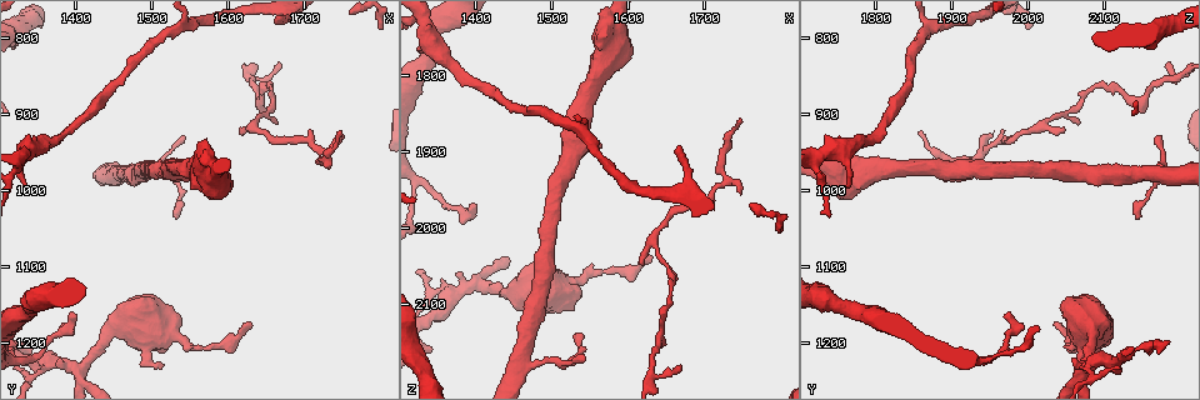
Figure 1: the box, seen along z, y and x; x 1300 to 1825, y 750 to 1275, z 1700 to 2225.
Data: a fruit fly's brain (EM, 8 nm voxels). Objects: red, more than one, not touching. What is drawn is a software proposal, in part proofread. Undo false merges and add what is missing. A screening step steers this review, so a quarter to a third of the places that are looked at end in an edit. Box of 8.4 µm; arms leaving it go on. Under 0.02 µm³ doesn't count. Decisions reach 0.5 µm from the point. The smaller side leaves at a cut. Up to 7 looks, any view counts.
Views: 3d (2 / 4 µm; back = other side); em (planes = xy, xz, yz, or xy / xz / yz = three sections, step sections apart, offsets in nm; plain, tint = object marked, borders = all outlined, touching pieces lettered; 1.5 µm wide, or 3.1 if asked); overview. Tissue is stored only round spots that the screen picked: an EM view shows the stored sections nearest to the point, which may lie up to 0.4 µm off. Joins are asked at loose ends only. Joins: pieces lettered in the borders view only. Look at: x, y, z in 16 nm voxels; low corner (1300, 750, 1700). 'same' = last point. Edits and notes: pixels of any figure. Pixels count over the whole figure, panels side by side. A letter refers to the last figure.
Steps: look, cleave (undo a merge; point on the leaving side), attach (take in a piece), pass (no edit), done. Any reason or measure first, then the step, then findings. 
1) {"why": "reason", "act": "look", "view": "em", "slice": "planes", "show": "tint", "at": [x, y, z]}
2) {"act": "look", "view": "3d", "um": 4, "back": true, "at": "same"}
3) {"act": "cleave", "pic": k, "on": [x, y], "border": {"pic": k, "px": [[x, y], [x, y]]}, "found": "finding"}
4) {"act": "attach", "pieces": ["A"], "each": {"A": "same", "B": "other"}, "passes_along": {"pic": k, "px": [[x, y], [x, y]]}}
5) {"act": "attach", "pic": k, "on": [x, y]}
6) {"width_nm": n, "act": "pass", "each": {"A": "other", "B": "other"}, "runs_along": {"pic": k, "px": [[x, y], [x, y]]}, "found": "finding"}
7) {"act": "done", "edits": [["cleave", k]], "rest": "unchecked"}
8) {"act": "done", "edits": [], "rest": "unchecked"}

{"why": "sharp bend", "act": "look", "view": "em", "slice": "planes", "show": "borders", "at": [1640, 885, 2140]}

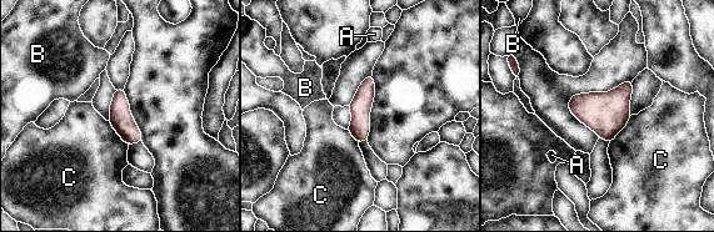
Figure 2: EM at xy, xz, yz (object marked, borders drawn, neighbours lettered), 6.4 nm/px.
{"longest_contact_nm": ["C", 240], "act": "pass", "each": {"A": "other", "B": "other", "C": "other"}, "border": {"pic": 2, "px": [[632, 115], [628, 124], [609, 144]]}, "found": "continuous, no second neuron"}

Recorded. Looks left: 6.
{"why": "a fork", "act": "look", "view": "3d", "um": 2, "back": true, "at": [1460, 980, 2175]}

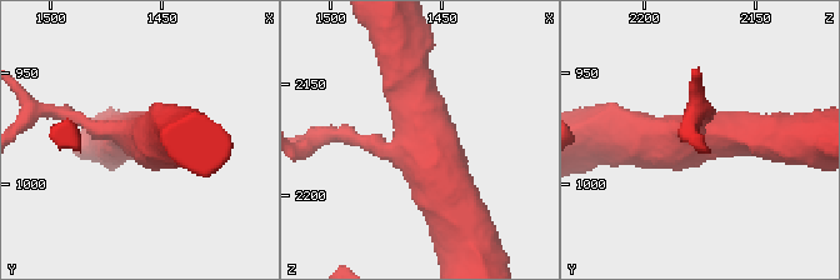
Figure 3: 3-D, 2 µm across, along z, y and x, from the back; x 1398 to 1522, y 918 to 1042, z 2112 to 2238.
{"arms": 3, "act": "look", "view": "em", "slice": "xy", "step": 4, "show": "tint", "at": [1460, 976, 2171]}

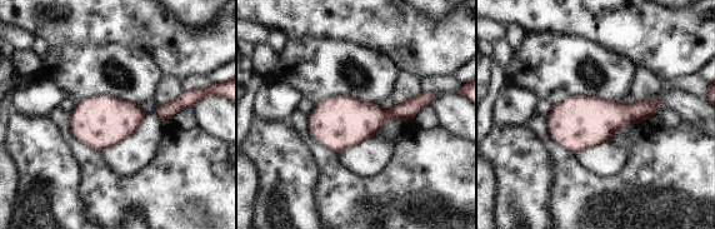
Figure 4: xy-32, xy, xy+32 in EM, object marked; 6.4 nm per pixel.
{"act": "look", "view": "em", "slice": "xy", "step": 4, "show": "borders", "at": "same"}

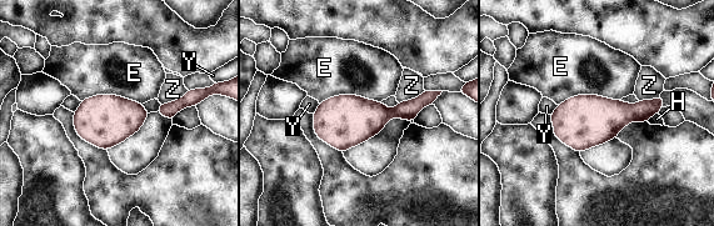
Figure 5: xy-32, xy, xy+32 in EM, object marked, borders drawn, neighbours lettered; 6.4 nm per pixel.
{"act": "pass", "each": {"E": "other", "H": "other", "Y": "other", "Z": "other"}, "found": "one neuron here"}

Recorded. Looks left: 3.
{"why": "sudden change in width", "act": "look", "view": "em", "slice": "yz", "step": 4, "show": "tint", "at": [1360, 1200, 1970]}

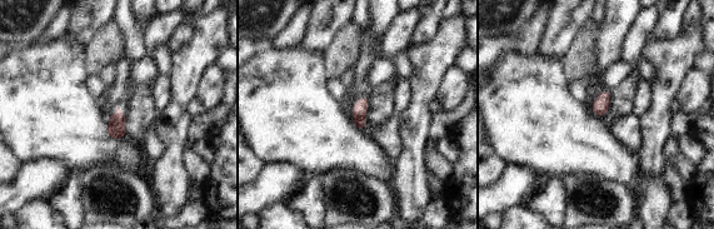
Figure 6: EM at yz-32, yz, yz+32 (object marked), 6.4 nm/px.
{"why": "another direction", "act": "look", "view": "em", "slice": "planes", "show": "borders", "at": "same"}

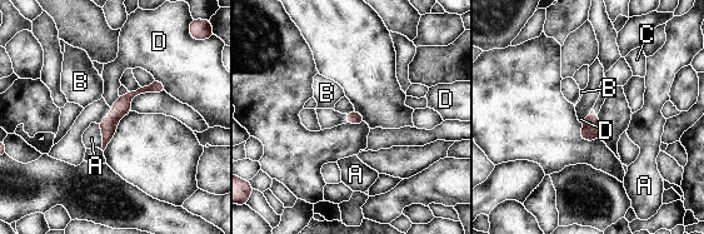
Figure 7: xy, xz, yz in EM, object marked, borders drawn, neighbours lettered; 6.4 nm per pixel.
{"width_nm": 80, "act": "pass", "each": {"A": "other", "B": "other", "C": "other", "D": "other"}, "runs_along": {"pic": 7, "px": [[161, 88], [133, 94], [105, 140]]}, "found": "all the same neuron"}

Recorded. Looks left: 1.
{"act": "done", "edits": [], "rest": "unchecked"}

